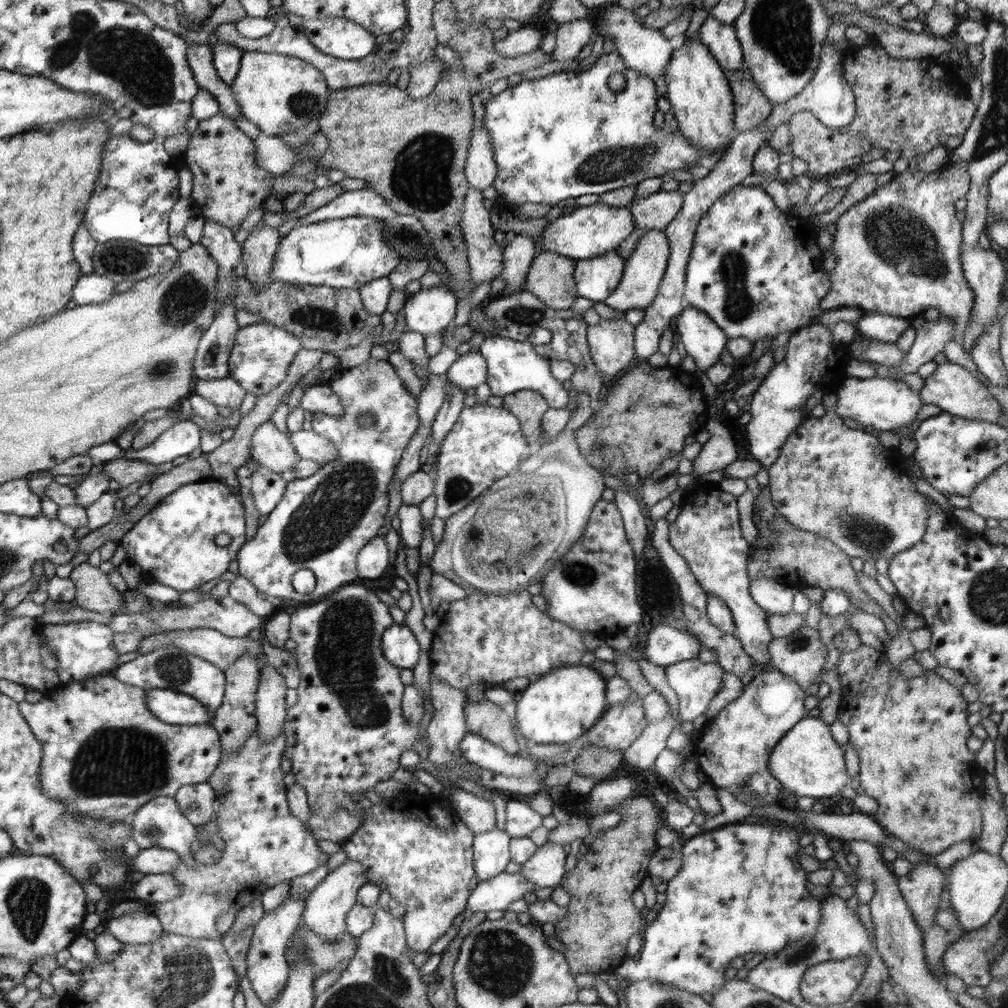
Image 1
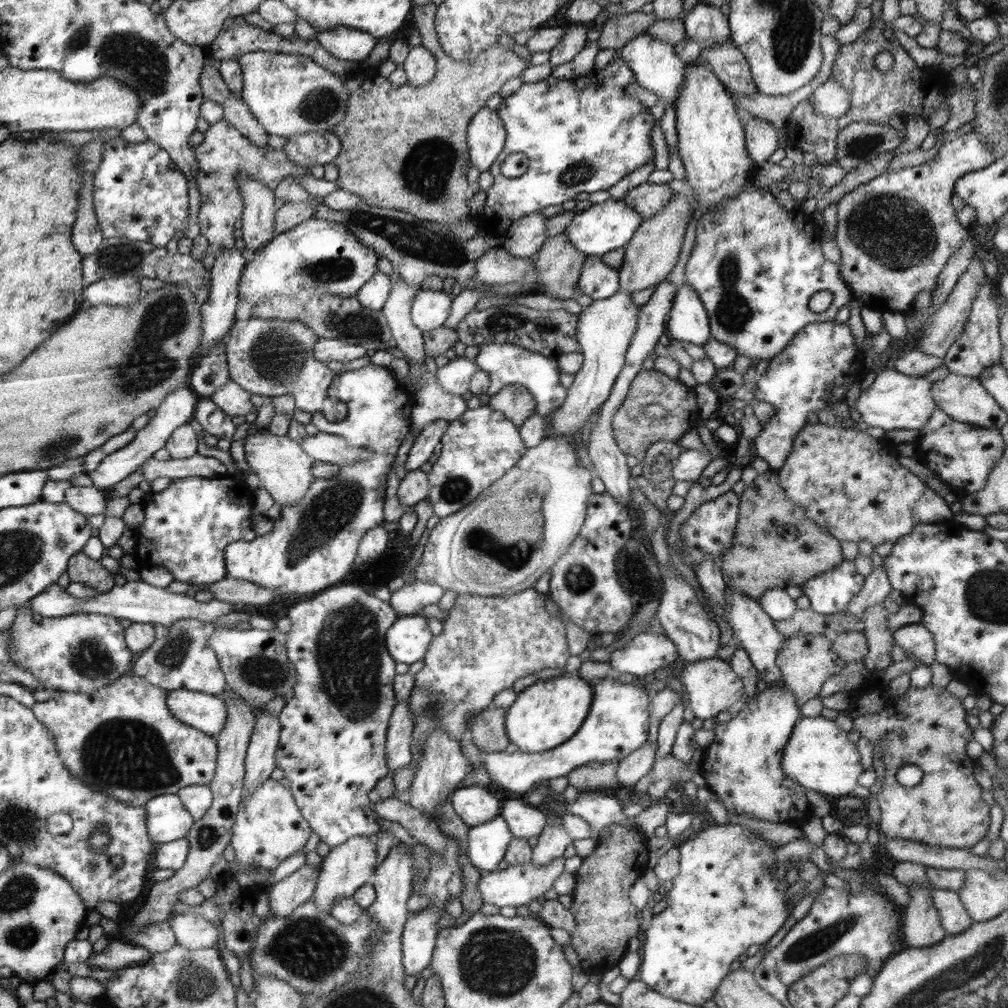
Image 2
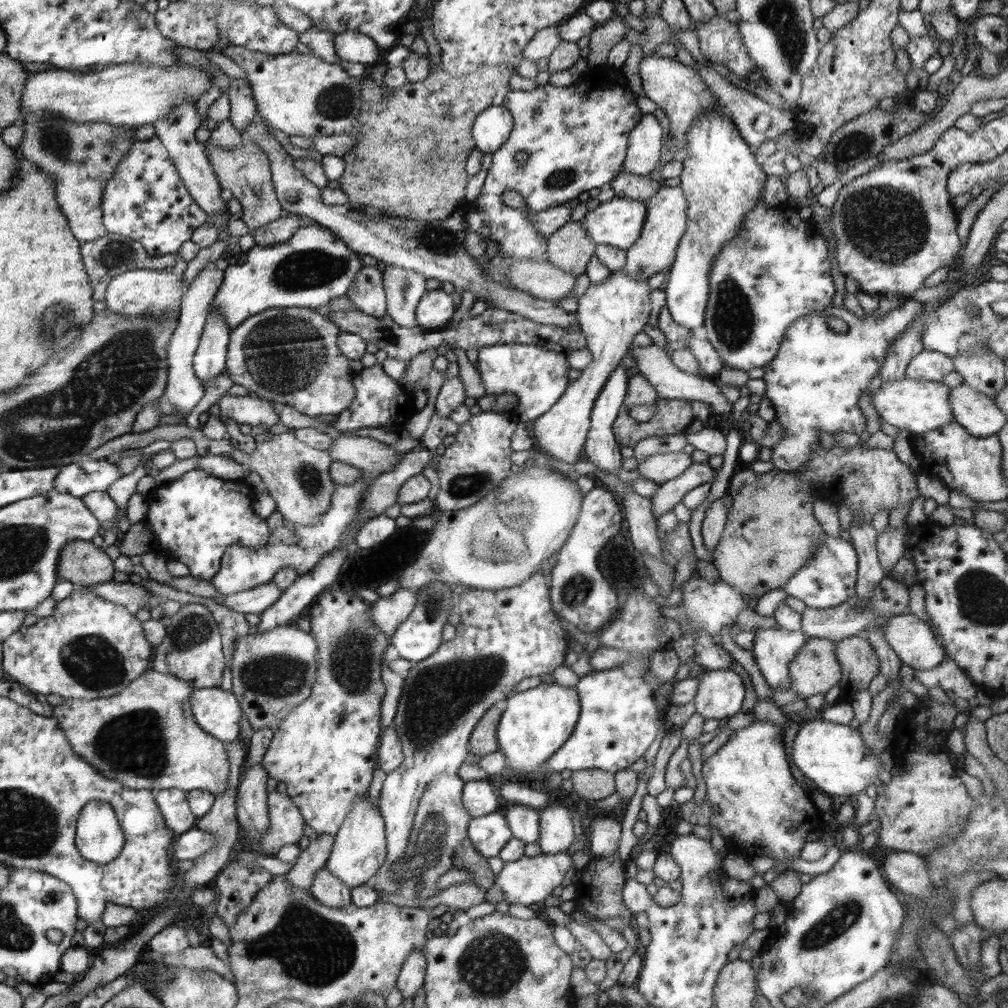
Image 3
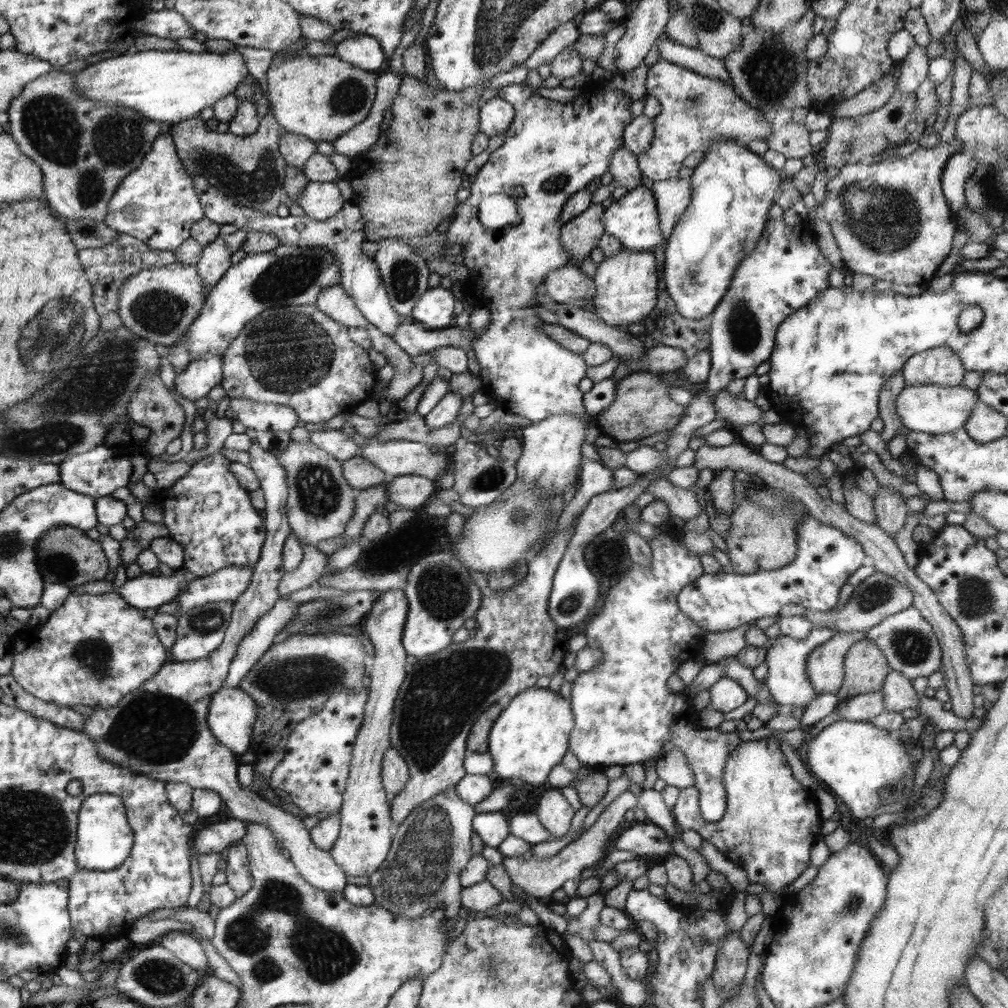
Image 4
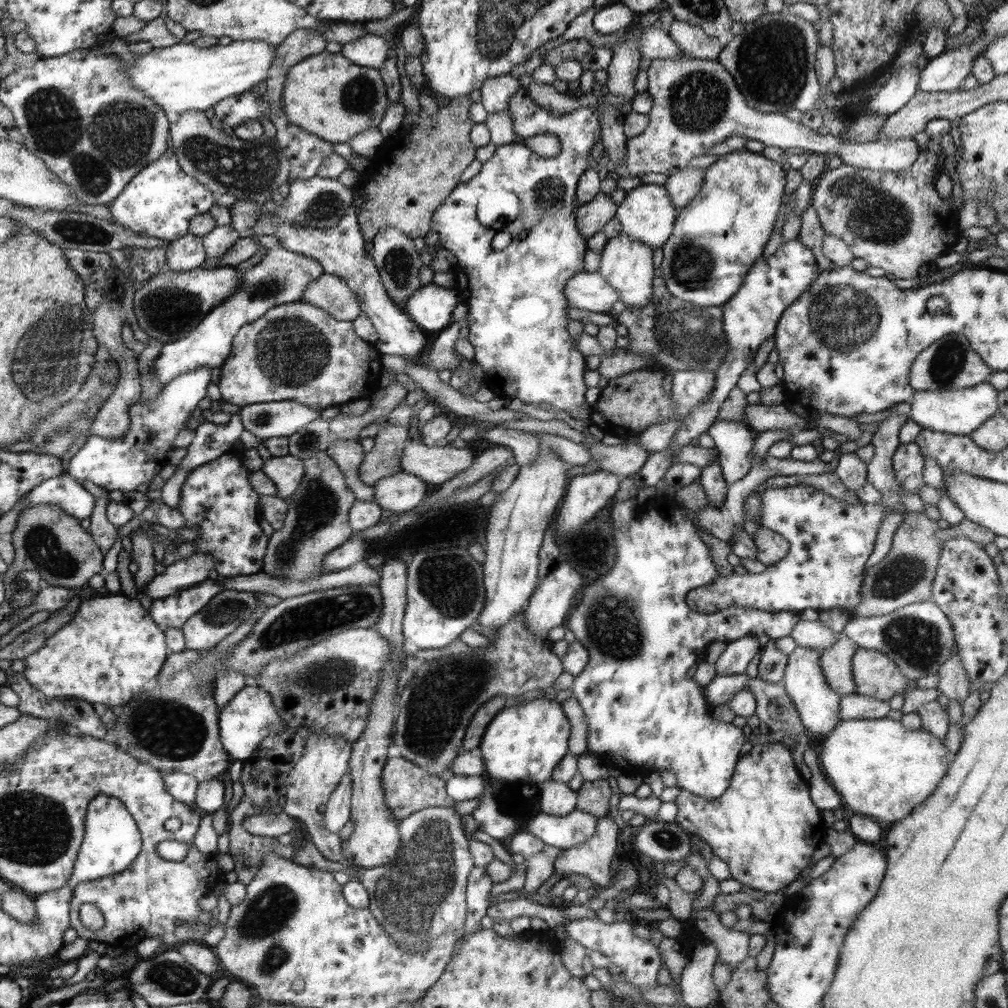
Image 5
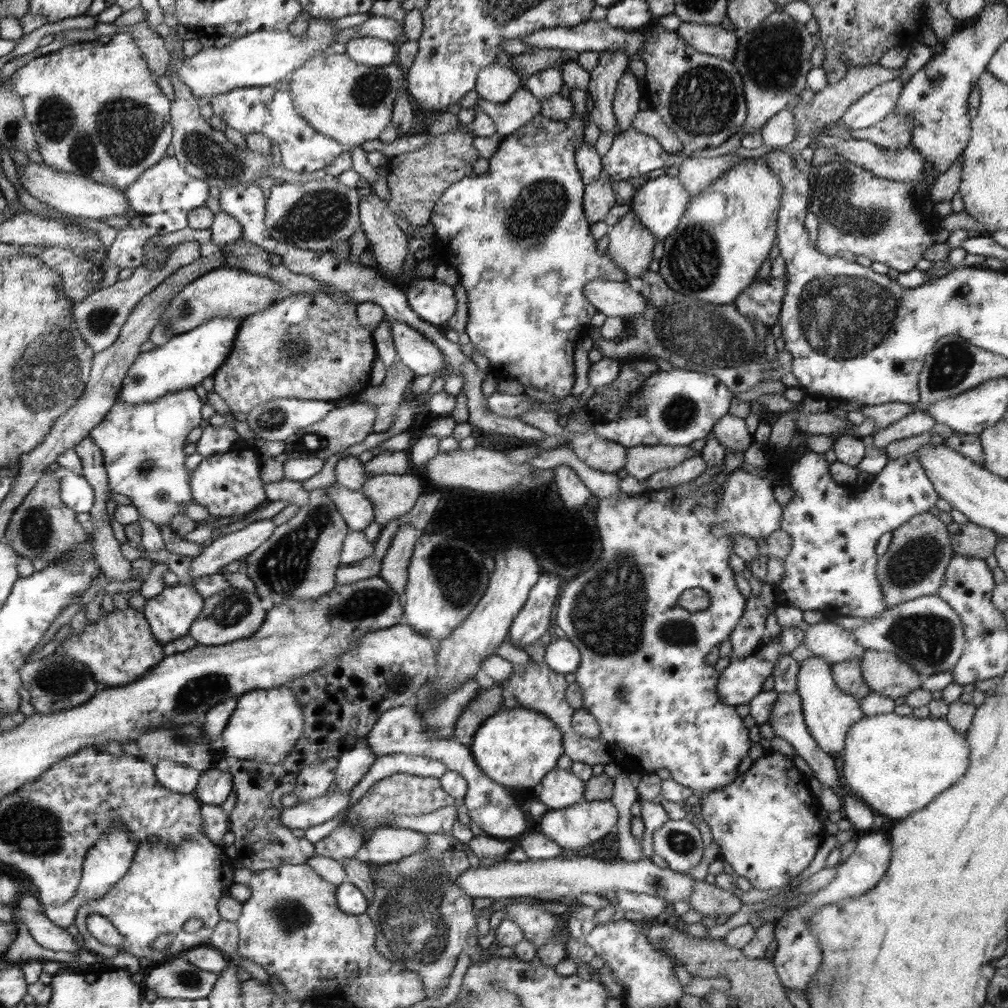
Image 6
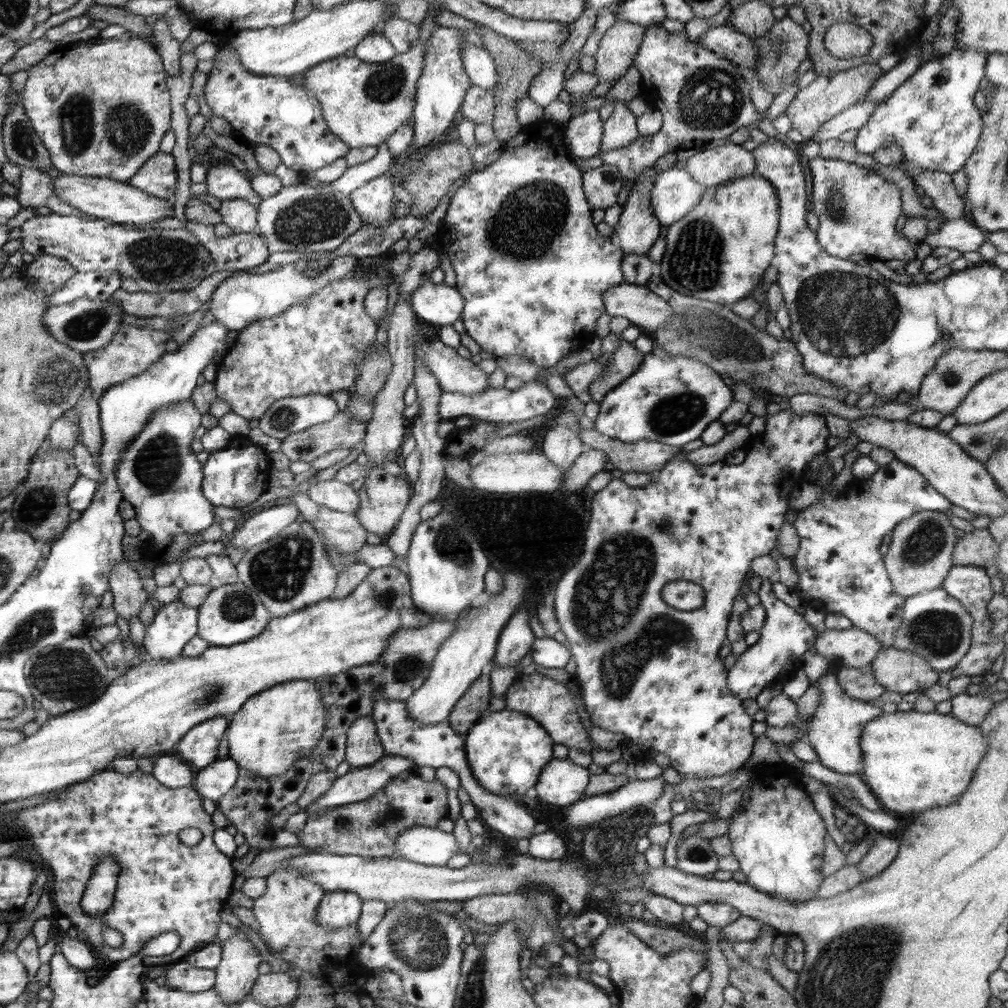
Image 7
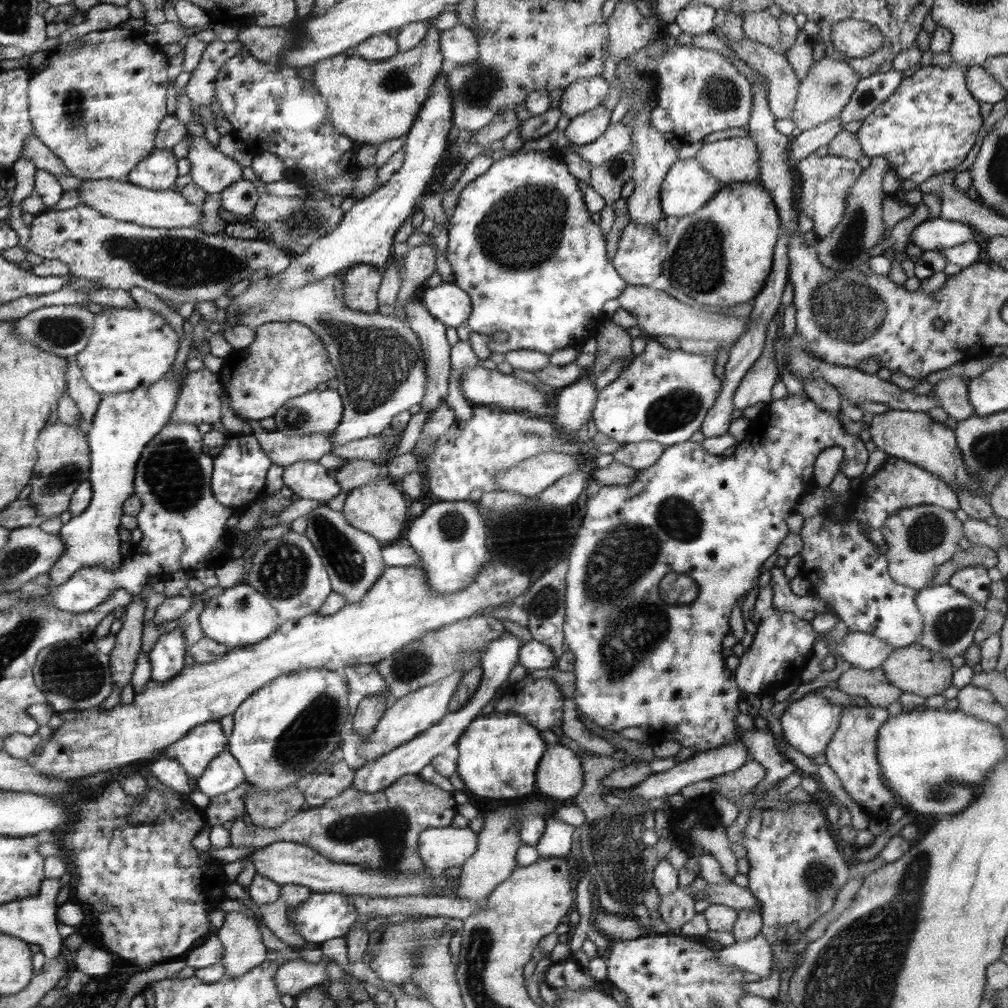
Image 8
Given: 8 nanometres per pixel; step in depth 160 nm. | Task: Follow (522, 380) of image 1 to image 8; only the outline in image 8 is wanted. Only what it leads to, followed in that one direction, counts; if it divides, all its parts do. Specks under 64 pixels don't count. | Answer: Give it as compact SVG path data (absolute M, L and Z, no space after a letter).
M523 147L519 149L520 151L514 155L507 155L494 161L486 173L478 176L462 189L454 214L449 220L449 241L446 255L455 272L455 283L471 298L472 310L466 322L469 329L486 336L491 336L498 331L508 334L506 342L505 340L498 342L497 339L488 340L488 349L492 353L506 353L510 350L536 350L536 352L550 356L556 350L582 347L586 340L594 337L596 330L605 319L602 306L608 300L618 298L626 288L627 282L618 274L612 261L608 260L606 237L603 235L600 225L592 221L592 213L586 208L580 181L568 171L568 166L561 157L562 149L536 150Z

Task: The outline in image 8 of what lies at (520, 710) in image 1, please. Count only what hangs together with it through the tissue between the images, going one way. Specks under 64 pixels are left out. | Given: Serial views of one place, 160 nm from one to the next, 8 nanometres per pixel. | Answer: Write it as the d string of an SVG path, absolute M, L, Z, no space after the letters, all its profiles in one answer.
M494 710L487 715L477 715L466 727L464 734L458 739L458 776L464 781L465 788L476 796L491 799L512 799L516 796L532 796L536 784L536 771L542 755L546 752L547 743L541 737L539 729L532 726L525 718L511 712L498 712Z

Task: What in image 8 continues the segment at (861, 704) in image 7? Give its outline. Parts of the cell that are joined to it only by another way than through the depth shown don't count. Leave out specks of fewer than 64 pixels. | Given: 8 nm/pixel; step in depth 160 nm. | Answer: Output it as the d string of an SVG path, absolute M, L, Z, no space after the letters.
M866 705L843 706L838 730L828 743L825 753L826 764L840 778L844 790L866 813L879 820L887 820L893 808L902 806L901 800L887 787L881 775L877 753L879 728L890 718L888 709Z

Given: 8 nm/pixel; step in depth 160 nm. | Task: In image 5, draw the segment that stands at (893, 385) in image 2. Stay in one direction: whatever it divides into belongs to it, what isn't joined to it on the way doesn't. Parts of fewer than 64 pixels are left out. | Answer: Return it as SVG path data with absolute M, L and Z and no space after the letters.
M989 382L978 384L971 388L946 391L916 391L910 400L911 420L923 426L943 433L955 435L969 435L984 422L996 417L998 412L999 390Z

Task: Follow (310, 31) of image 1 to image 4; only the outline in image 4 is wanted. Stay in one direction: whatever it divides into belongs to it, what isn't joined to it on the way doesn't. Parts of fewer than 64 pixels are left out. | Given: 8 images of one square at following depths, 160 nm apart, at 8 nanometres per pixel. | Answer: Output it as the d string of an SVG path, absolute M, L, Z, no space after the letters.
M357 34L336 45L335 55L353 63L355 67L367 71L381 71L386 62L386 54L377 38Z

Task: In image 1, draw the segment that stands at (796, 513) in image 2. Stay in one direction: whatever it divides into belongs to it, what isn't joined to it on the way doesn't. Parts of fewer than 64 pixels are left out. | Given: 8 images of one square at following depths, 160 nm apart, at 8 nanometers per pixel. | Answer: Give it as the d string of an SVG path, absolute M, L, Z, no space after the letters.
M761 486L760 493L756 495L754 501L752 520L758 530L759 538L750 542L749 561L747 562L747 573L750 578L758 578L764 576L772 580L784 583L785 585L795 587L801 590L810 586L818 586L822 590L826 589L840 589L846 591L851 598L852 606L856 605L859 610L866 612L873 616L882 615L882 606L878 605L875 600L872 600L858 583L856 577L857 570L851 565L850 556L844 554L832 541L827 538L820 537L817 534L799 529L797 526L791 524L783 517L774 506L768 486Z

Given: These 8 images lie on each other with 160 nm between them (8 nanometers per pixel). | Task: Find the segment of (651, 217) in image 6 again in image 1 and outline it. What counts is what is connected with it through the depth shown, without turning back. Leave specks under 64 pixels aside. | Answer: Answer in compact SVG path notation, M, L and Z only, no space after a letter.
M601 202L590 206L579 207L569 214L562 214L558 219L549 222L539 240L535 240L537 247L542 251L554 251L563 254L575 261L598 257L615 250L635 231L635 225L629 207L620 207L616 204L605 205Z

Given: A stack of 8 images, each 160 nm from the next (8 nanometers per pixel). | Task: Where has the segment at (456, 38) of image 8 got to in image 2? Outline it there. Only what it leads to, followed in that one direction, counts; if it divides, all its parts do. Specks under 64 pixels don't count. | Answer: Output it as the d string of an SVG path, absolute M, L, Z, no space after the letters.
M489 107L481 108L467 126L467 146L470 165L477 166L479 172L489 170L506 145L506 129L499 114Z

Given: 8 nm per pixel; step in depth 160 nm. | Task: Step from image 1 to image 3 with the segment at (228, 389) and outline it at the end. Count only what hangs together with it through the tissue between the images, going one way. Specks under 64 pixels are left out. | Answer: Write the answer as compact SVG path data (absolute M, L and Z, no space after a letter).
M226 394L218 400L222 418L232 419L238 424L252 426L254 431L263 431L281 422L270 402L250 396L230 396Z

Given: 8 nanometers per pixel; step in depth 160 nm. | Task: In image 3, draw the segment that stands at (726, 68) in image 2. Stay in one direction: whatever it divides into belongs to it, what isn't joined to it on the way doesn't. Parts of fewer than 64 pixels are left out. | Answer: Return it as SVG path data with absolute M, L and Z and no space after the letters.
M717 13L708 22L699 22L692 29L707 63L722 64L742 78L752 74L753 60L744 46L738 24Z

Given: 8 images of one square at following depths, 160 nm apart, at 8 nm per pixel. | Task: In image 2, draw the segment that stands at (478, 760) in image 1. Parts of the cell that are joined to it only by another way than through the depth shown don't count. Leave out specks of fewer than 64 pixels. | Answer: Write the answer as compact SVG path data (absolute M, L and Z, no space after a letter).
M613 675L590 685L593 697L589 713L582 726L570 740L563 742L555 749L540 753L526 753L520 750L516 752L480 750L491 780L495 780L508 791L522 794L534 789L538 783L542 784L551 778L566 776L579 766L590 764L590 762L620 761L644 746L648 740L650 725L647 689L634 683L618 682Z

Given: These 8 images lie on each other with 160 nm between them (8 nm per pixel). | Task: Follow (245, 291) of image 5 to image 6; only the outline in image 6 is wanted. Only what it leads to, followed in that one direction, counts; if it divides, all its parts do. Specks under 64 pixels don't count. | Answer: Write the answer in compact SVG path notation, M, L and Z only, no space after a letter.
M213 318L188 333L175 335L168 343L158 344L150 352L142 352L124 378L119 402L138 405L157 402L170 393L192 389L205 378L213 377L233 351L238 329L244 318Z

